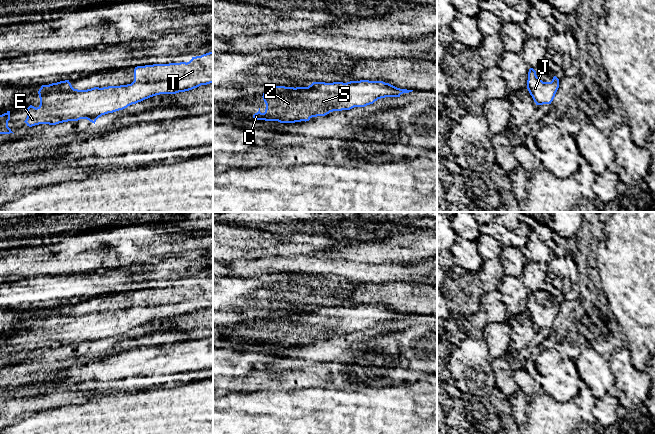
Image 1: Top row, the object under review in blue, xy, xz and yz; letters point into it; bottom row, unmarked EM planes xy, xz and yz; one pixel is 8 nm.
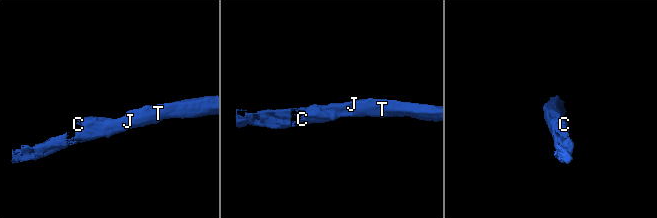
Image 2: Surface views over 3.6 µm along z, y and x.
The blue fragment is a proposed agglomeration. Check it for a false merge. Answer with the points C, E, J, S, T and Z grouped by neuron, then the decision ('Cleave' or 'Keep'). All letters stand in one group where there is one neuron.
Groups: C E J S T Z. Keep

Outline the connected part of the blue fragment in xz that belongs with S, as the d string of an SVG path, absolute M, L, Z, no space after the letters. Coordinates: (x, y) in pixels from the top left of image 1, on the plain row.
M350 305L343 306L313 306L308 311L274 310L263 317L266 328L264 337L259 335L253 339L255 344L278 345L280 347L295 347L309 345L312 341L325 340L333 335L350 334L354 331L365 331L385 321L400 321L403 317L413 314L400 313L383 305Z

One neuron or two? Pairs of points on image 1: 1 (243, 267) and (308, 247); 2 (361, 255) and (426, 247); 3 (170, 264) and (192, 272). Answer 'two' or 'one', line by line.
1: two
2: one
3: one

